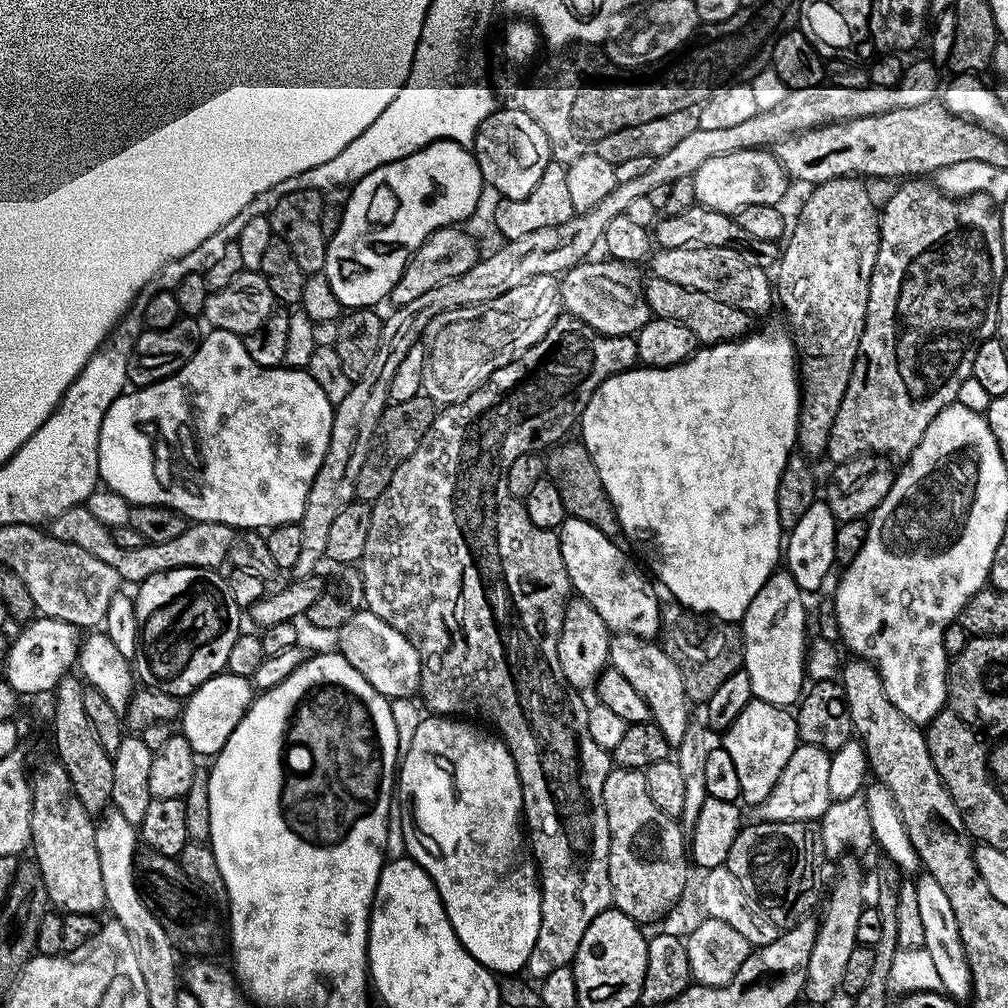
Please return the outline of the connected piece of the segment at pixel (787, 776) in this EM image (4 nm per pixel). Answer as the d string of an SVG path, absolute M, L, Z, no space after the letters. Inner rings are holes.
M797 743L794 754L790 754L790 762L786 762L786 770L782 770L774 790L761 804L755 805L755 819L760 822L819 821L833 804L831 761L831 755L824 748Z

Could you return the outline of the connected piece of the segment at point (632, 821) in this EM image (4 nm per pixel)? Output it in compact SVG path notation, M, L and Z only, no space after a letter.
M613 767L606 778L602 798L610 826L608 873L612 904L637 924L647 926L679 902L688 884L690 852L686 847L685 829L654 806L654 798L650 798L646 790L643 771L635 768Z

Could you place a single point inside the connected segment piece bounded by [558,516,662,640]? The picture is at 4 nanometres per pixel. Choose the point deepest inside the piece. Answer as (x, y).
(601, 573)

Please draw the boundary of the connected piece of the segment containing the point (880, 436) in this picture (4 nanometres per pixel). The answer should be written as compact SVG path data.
M904 182L901 184L904 185L885 202L885 212L883 208L878 216L880 249L876 255L876 265L870 278L868 313L864 323L864 337L860 339L860 356L854 362L850 386L846 386L846 398L842 398L842 406L838 406L838 415L834 418L834 426L830 430L828 439L826 456L827 459L832 459L833 465L845 464L856 456L869 454L887 454L889 457L900 456L899 458L911 456L912 451L918 446L922 434L926 434L926 426L930 426L930 422L934 422L936 415L945 406L957 403L956 395L962 382L966 382L972 374L974 354L978 354L978 346L982 346L982 342L993 339L996 334L998 286L1002 282L1002 274L1006 270L1006 264L1004 264L1006 250L1002 246L1002 222L997 201L984 190L973 196L957 198L941 192L932 182Z

